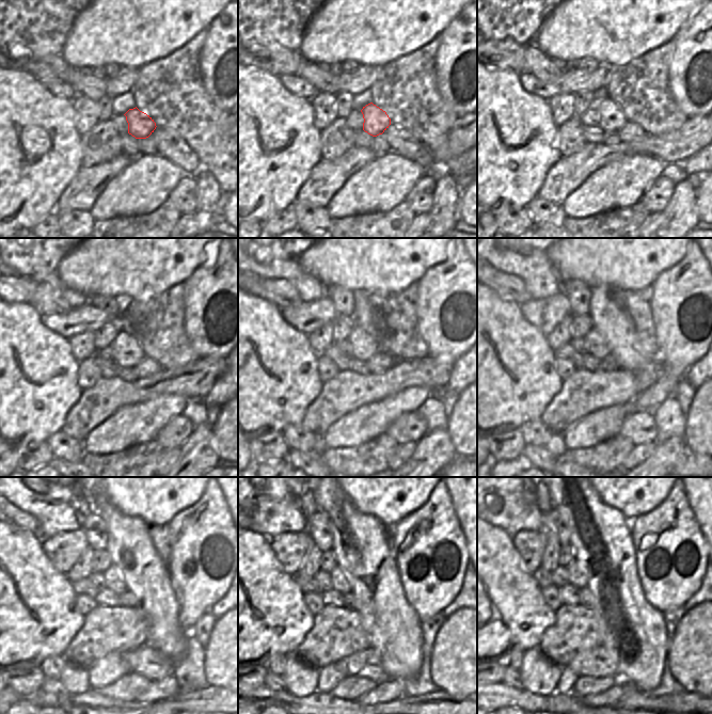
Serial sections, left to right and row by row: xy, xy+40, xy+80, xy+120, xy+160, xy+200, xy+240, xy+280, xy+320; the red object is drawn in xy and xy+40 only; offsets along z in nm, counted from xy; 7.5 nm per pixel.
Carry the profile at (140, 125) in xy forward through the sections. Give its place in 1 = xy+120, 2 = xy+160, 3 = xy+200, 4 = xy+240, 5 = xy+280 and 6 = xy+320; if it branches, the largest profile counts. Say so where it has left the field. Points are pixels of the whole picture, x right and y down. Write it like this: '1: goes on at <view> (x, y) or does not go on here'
1: goes on at xy+120 (128, 353)
2: goes on at xy+160 (364, 346)
3: goes on at xy+200 (597, 346)
4: goes on at xy+240 (114, 582)
5: goes on at xy+280 (341, 581)
6: goes on at xy+320 (576, 575)

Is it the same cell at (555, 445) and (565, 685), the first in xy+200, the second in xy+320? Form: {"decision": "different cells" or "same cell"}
{"decision": "different cells"}

